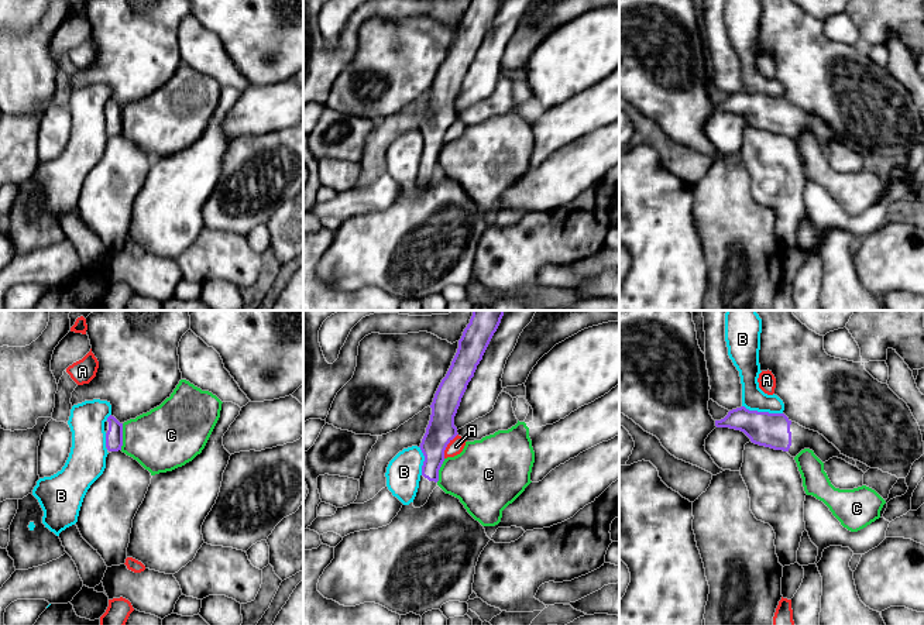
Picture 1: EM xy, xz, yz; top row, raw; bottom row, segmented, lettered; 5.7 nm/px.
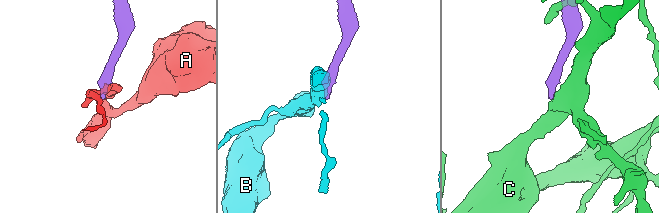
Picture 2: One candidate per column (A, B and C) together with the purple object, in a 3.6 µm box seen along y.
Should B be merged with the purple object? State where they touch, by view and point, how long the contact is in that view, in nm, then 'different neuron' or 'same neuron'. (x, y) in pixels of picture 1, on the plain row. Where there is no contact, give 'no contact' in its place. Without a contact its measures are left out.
yz (762, 96) | 240 nm | different neuron

